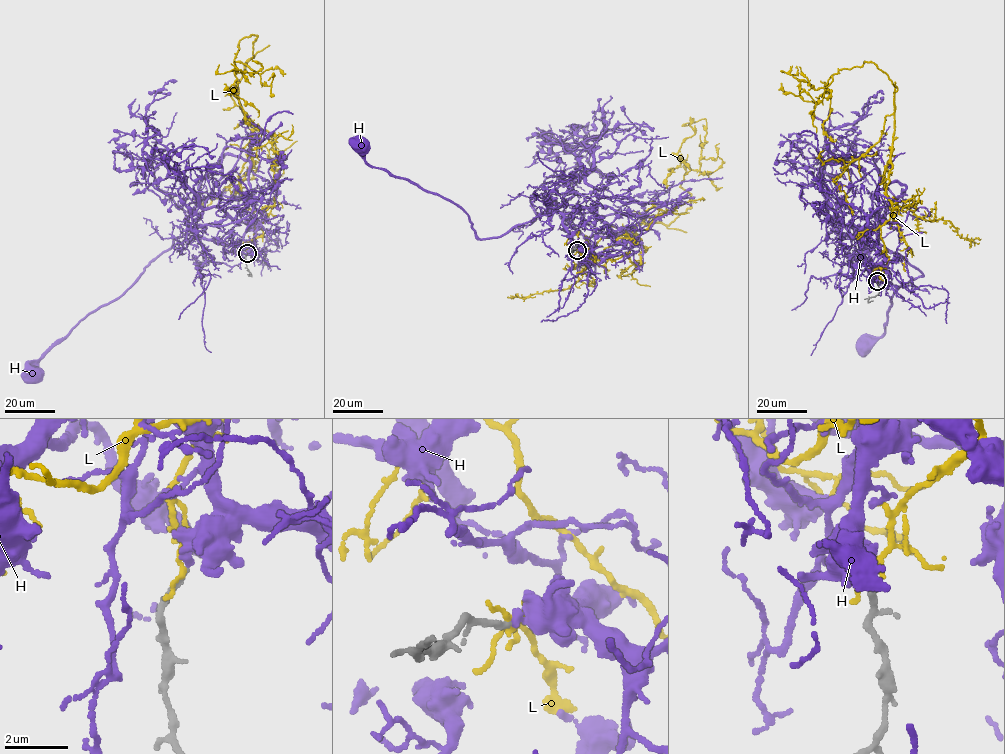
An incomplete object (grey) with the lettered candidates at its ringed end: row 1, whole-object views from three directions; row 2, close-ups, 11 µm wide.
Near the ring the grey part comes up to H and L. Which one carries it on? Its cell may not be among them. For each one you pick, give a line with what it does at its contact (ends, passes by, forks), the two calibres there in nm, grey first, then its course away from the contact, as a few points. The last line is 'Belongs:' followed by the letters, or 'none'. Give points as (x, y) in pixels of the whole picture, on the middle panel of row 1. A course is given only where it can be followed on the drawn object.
H: it ends there; 200 nm thick on the grey side, 320 nm on the other; it runs (577, 250), (583, 248), (560, 213), (553, 212), (500, 236), (480, 239), (464, 210), (375, 168), (360, 147)
Belongs: H

